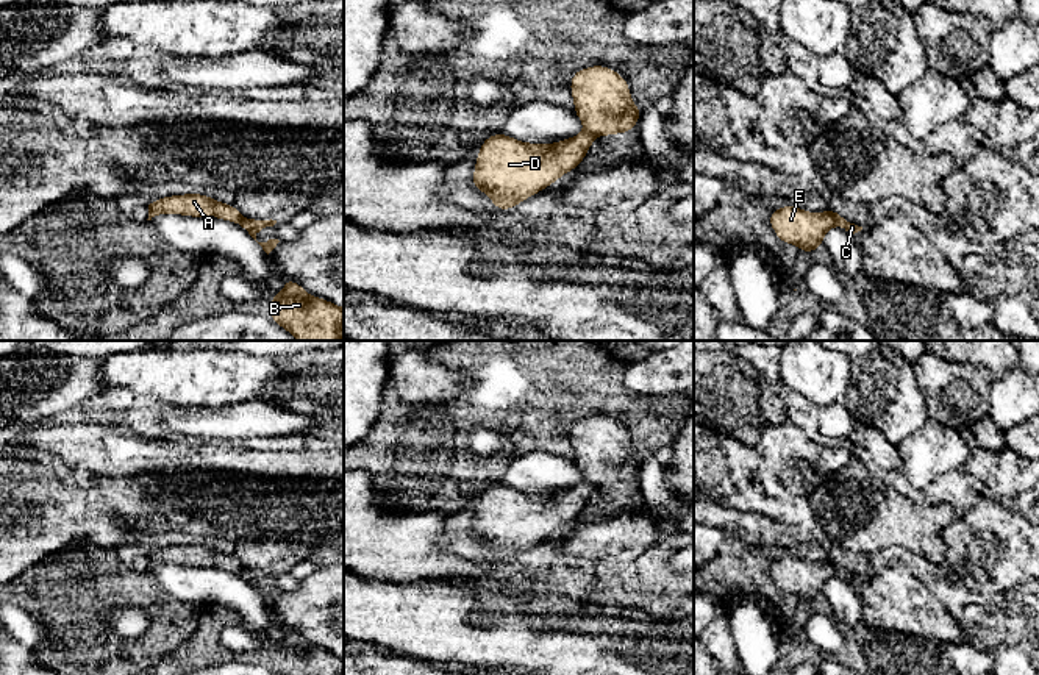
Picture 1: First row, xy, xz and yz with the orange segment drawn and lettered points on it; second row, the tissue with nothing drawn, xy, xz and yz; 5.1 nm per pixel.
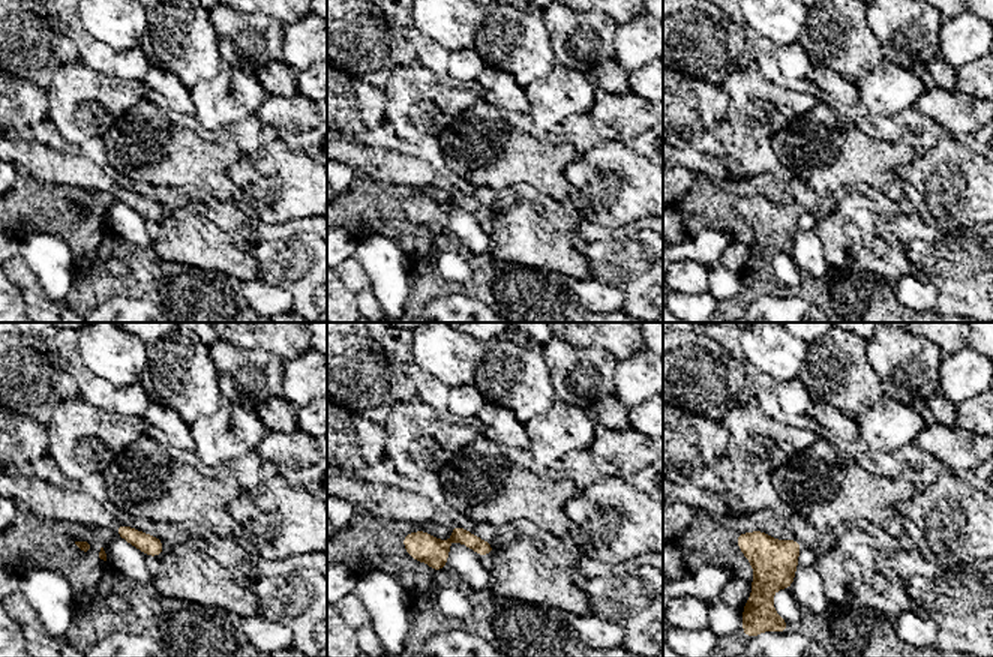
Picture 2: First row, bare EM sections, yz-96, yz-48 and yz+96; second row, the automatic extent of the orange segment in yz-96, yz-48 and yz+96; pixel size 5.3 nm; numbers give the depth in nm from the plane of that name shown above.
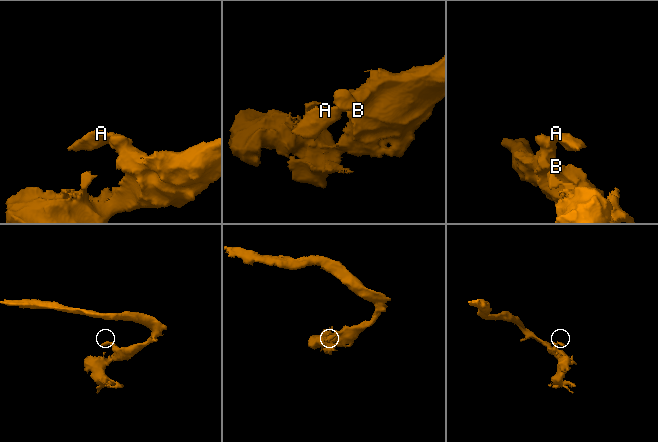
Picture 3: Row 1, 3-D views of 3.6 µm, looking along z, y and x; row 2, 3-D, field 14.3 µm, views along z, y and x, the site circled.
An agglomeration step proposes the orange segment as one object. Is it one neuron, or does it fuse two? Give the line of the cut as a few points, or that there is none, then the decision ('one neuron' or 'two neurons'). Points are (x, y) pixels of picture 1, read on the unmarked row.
cut yz (828, 560), (836, 574); two neurons

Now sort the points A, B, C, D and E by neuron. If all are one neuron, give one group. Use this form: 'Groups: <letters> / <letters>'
Groups: A C D / B E

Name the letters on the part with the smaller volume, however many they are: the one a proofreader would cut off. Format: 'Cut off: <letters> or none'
Cut off: A, C, D

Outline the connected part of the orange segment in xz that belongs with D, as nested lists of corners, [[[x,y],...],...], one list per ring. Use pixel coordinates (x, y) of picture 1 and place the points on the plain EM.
[[[505,483],[491,484],[480,495],[469,531],[486,544],[495,559],[509,561],[577,519],[594,486],[583,483],[555,494],[522,492]]]

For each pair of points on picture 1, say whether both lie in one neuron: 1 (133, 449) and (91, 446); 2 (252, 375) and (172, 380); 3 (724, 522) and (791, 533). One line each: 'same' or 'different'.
1: same
2: same
3: same

